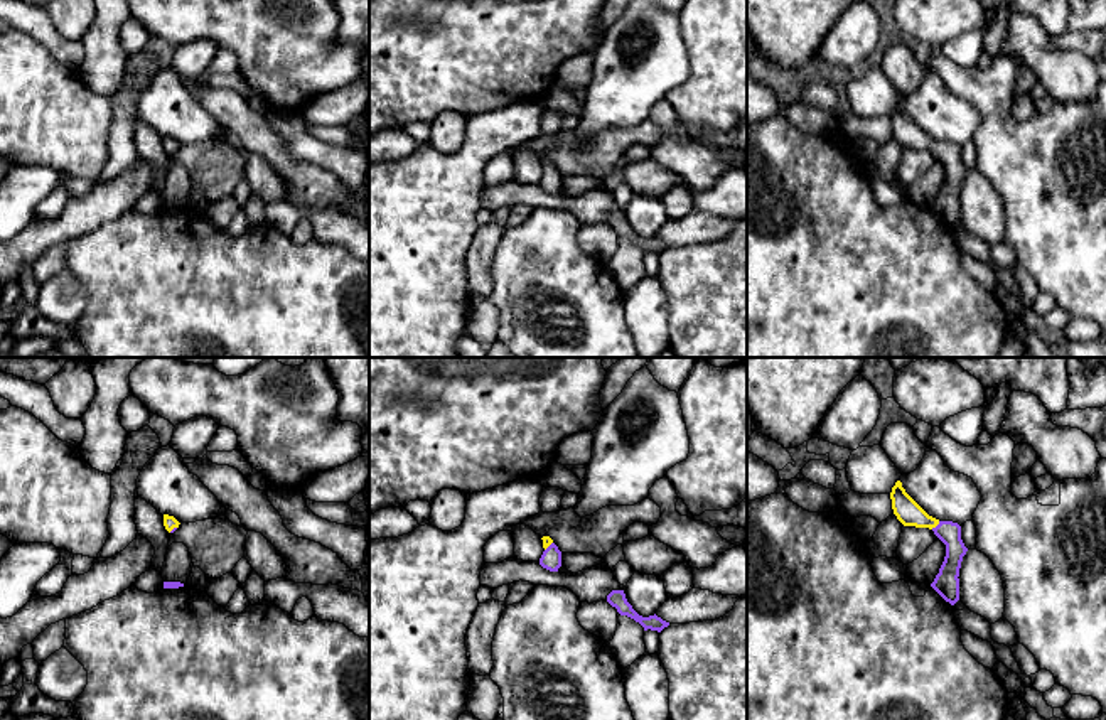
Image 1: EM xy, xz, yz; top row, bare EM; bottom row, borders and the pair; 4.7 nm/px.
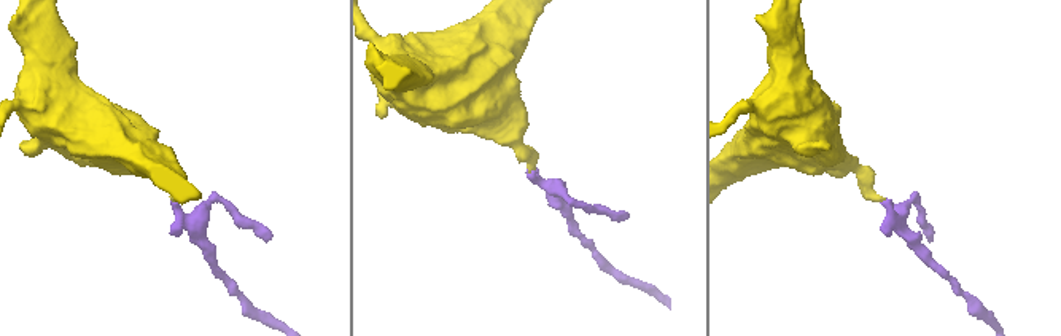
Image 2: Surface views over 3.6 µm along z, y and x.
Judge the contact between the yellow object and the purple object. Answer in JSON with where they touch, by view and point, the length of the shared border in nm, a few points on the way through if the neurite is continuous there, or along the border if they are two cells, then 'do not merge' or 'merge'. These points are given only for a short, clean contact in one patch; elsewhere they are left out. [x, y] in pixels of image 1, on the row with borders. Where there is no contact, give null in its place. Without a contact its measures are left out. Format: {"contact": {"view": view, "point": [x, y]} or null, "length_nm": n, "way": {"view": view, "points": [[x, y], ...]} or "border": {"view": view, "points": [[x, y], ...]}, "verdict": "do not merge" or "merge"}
{"contact": {"view": "yz", "point": [934, 526]}, "length_nm": 60, "way": {"view": "yz", "points": [[909, 513], [934, 526], [950, 533]]}, "verdict": "merge"}

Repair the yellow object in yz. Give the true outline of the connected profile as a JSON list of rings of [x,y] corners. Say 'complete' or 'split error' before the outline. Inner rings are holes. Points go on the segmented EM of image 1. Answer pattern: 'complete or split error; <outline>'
split error; [[[897,481],[890,492],[892,509],[904,526],[929,528],[946,545],[946,556],[931,587],[951,605],[959,600],[959,568],[968,548],[961,540],[961,526],[929,516]]]

